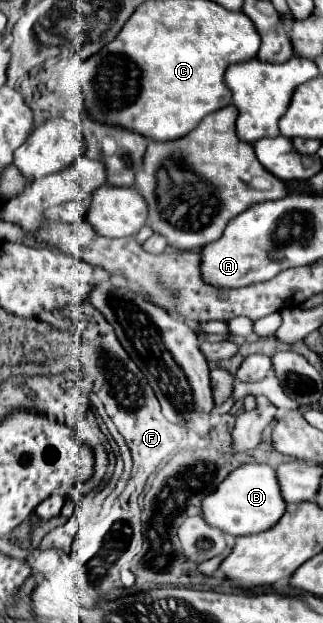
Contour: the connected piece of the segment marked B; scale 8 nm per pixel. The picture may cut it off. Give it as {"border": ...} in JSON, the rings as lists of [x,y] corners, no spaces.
{"border":[[[247,463],[227,475],[219,487],[203,499],[203,519],[207,525],[217,527],[229,535],[253,535],[269,529],[285,513],[275,471],[269,465]]]}

